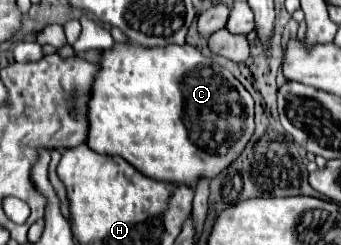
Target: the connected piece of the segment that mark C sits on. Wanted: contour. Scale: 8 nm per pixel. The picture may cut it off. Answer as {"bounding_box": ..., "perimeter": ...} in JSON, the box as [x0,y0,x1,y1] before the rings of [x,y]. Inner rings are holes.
{"bounding_box":[88,43,254,187],"perimeter":[[[116,43],[112,49],[104,51],[104,59],[100,61],[100,73],[96,77],[96,83],[92,87],[92,103],[90,103],[90,133],[88,133],[88,147],[92,147],[98,153],[106,153],[106,155],[120,155],[124,157],[130,165],[134,165],[140,173],[144,173],[150,179],[158,179],[158,181],[168,181],[174,185],[188,185],[188,187],[196,187],[196,183],[200,179],[214,179],[218,177],[224,169],[228,169],[234,159],[238,159],[244,151],[244,147],[250,143],[252,135],[254,135],[254,99],[252,95],[246,91],[246,87],[226,69],[220,67],[218,63],[214,63],[214,59],[204,59],[206,55],[202,55],[196,47],[192,45],[172,45],[172,47],[156,47],[156,49],[148,49],[148,47],[140,47],[140,45],[120,45]]]}

